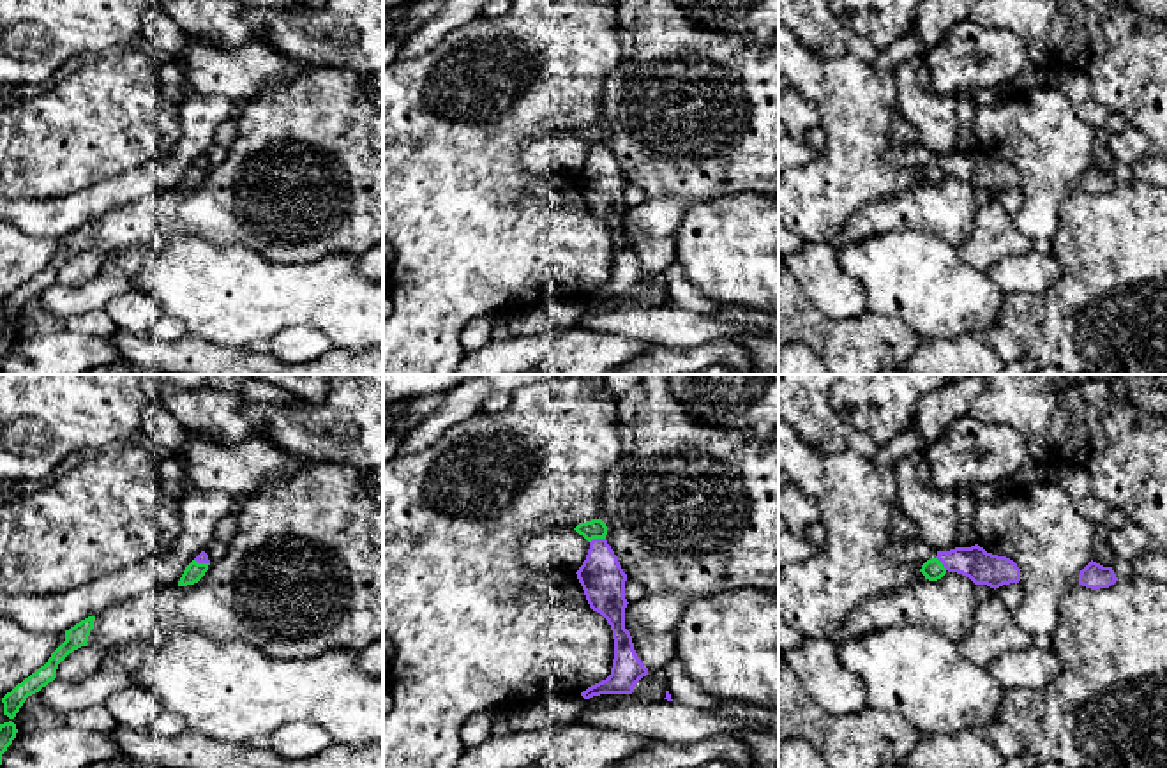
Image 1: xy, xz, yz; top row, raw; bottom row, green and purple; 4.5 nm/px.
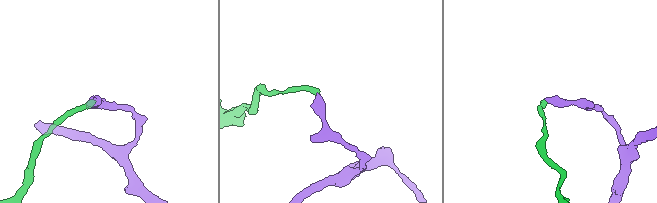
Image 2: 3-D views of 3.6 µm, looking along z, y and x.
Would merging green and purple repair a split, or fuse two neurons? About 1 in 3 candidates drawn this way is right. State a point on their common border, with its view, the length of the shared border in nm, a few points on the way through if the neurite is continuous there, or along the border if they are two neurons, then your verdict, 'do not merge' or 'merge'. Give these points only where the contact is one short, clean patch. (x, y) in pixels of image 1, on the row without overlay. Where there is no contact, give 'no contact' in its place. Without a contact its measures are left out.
xz (597, 142) | 80 nm | along xz (604, 142), (595, 142), (590, 147) | do not merge

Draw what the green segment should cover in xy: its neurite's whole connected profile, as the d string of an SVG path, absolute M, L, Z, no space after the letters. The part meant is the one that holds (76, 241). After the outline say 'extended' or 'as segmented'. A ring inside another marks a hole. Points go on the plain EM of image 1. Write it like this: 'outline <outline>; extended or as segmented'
outline M88 221L65 235L65 245L51 258L48 267L2 302L4 320L14 323L28 300L39 297L56 283L58 268L74 254L87 251L94 224L95 221Z; as segmented

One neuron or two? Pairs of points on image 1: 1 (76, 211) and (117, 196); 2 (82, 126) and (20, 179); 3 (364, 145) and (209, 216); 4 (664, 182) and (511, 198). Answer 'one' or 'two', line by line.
1: one
2: one
3: one
4: two

